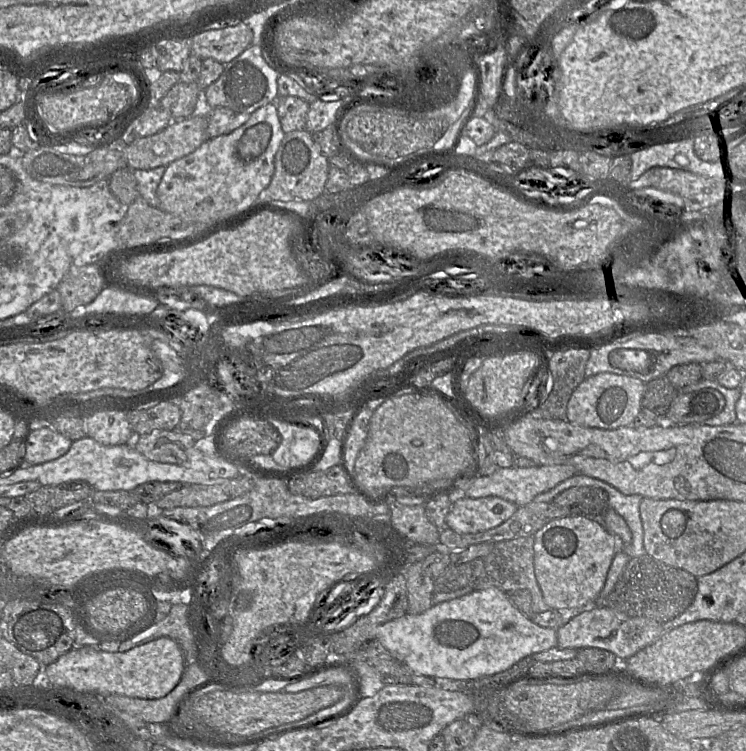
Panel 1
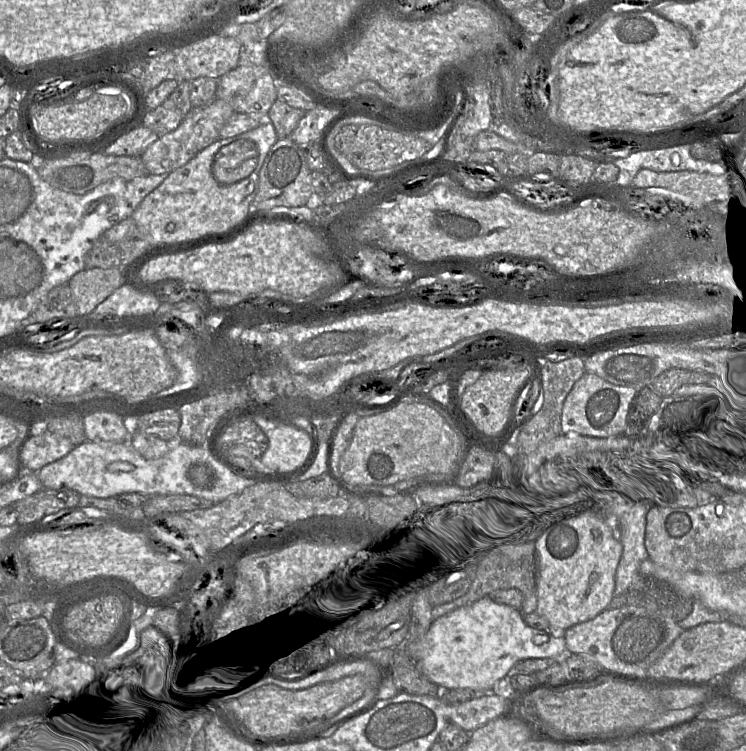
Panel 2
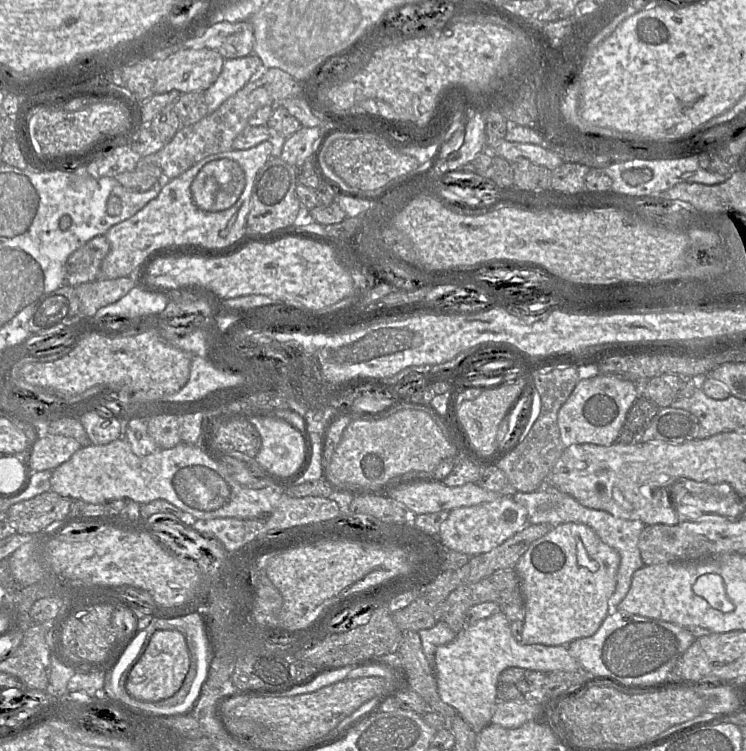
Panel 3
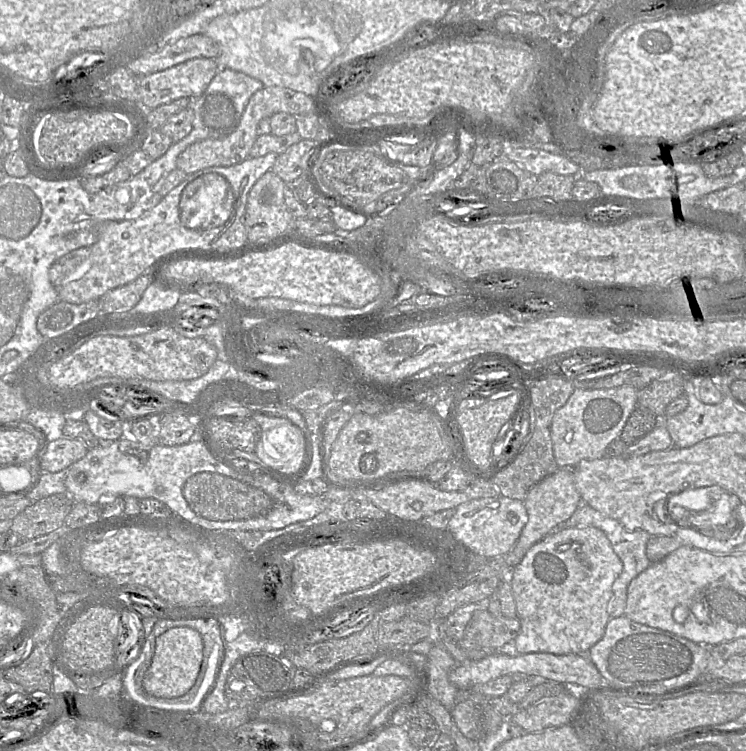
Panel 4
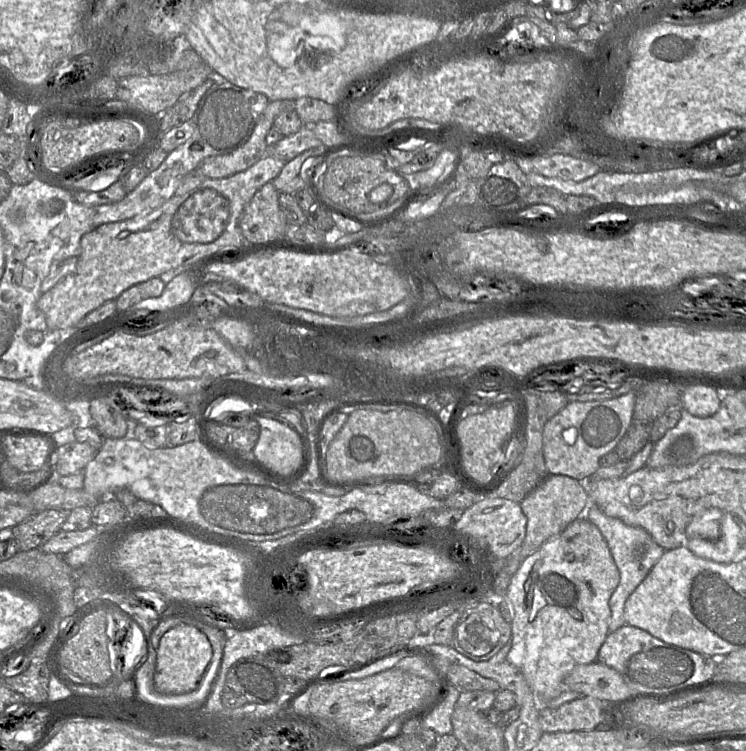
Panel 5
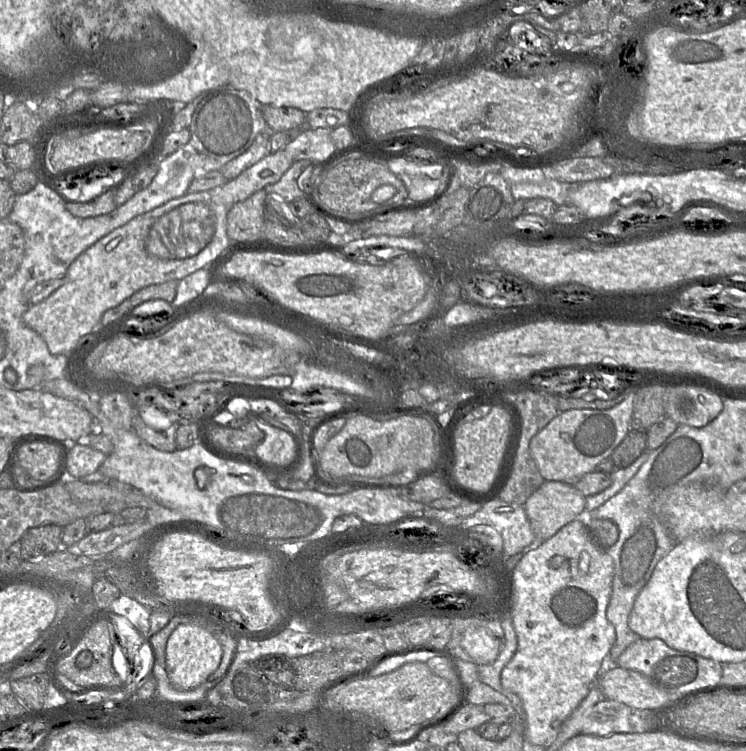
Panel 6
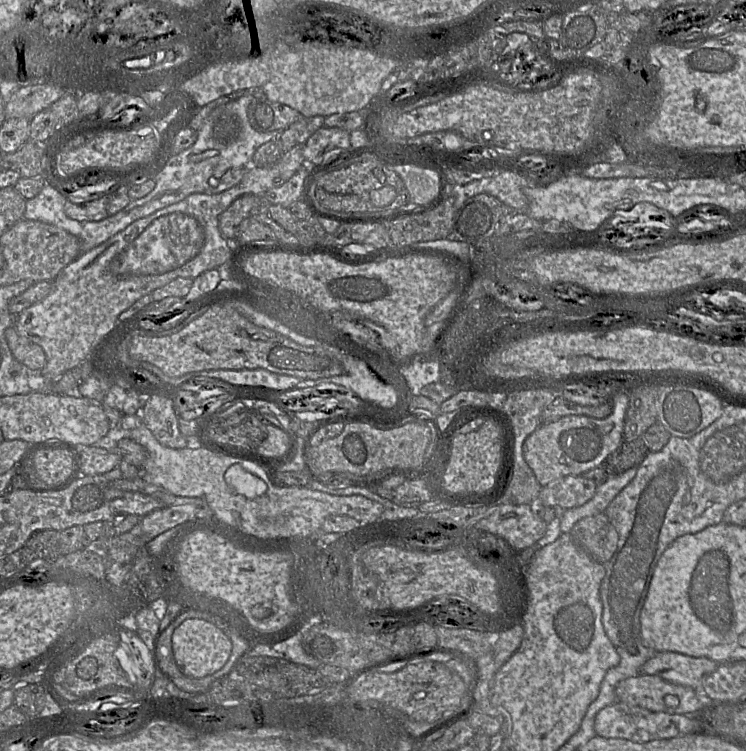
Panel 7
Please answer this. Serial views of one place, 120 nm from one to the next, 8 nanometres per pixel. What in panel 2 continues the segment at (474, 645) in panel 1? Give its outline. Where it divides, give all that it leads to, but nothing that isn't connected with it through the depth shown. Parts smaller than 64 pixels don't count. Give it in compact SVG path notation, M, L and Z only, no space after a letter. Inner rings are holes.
M490 596L439 617L420 641L409 642L409 645L402 647L430 682L442 689L468 688L474 691L493 691L494 684L520 661L529 658L565 658L568 653L563 637L555 638L549 632L531 628L526 624L520 609L496 603Z

